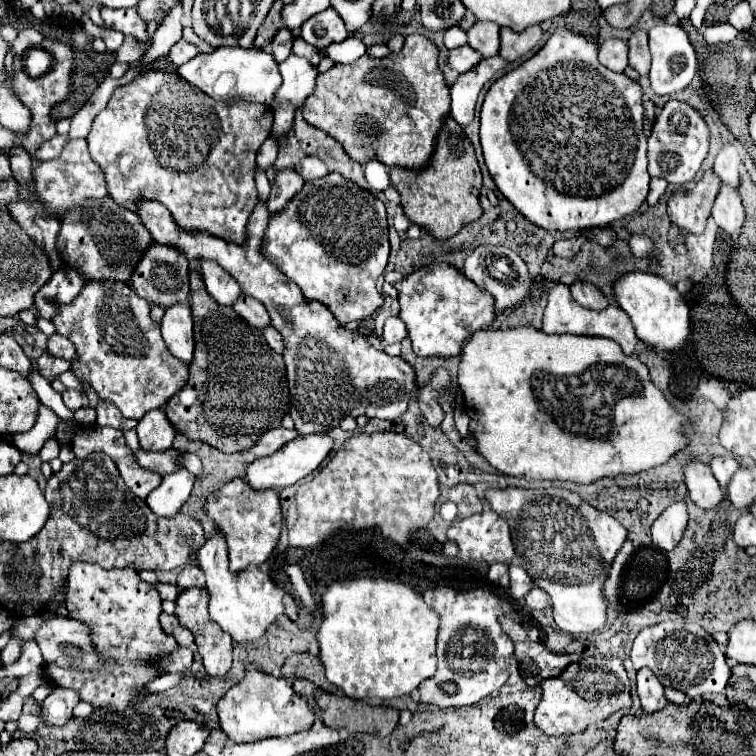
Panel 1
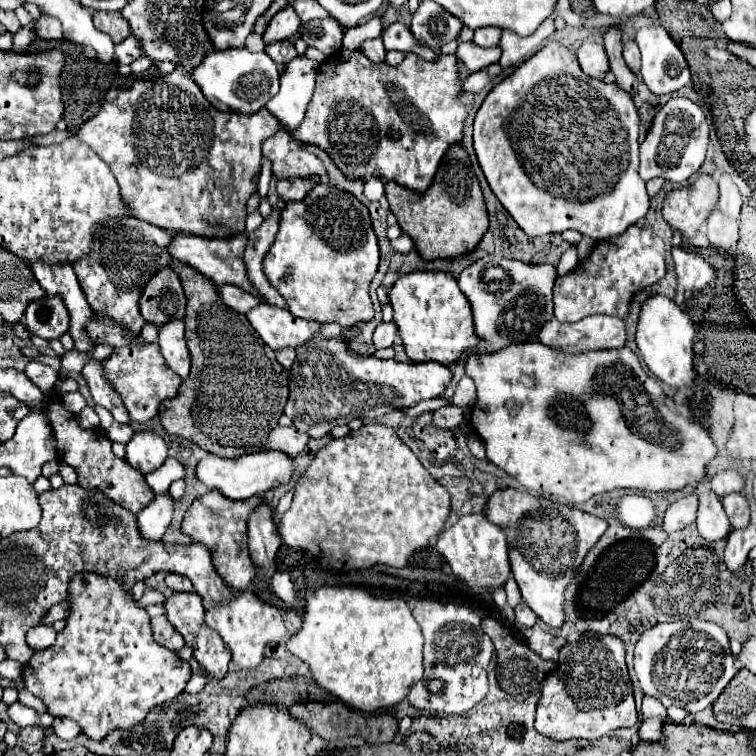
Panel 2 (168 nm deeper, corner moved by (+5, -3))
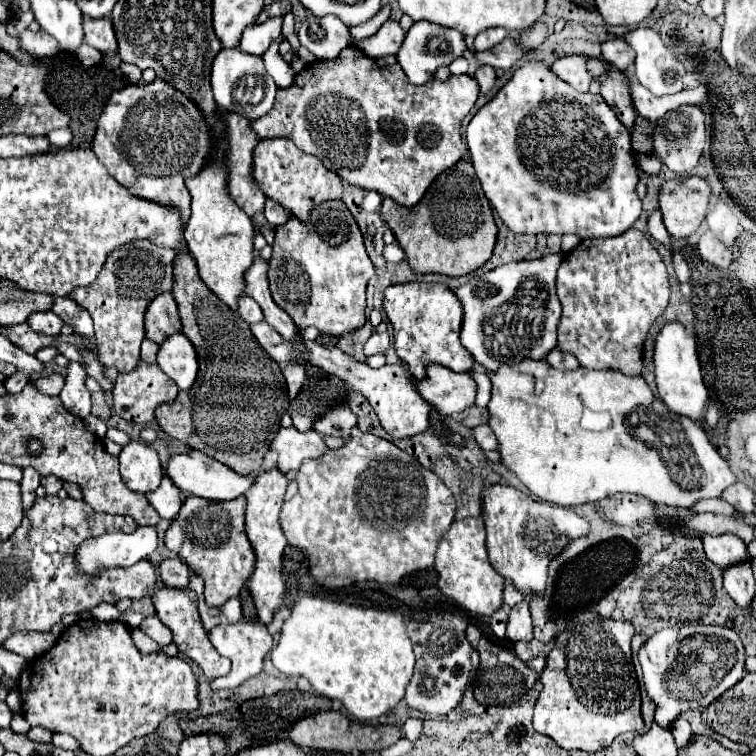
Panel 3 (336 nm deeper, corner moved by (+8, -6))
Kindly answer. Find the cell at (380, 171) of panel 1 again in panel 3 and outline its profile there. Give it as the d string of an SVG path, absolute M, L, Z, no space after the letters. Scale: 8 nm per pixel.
M366 191L364 197L364 209L366 211L380 211L380 203L382 203L382 195L376 191Z

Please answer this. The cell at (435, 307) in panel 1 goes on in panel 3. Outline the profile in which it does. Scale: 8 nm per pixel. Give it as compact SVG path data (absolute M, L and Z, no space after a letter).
M416 281L390 285L384 293L382 307L394 329L394 349L416 379L424 377L426 365L430 363L440 363L456 373L472 371L472 355L464 351L458 337L462 325L462 305L446 285Z

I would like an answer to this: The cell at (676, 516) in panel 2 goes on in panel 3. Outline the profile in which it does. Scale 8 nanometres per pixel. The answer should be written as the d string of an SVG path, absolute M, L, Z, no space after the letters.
M708 499L708 501L700 501L694 507L690 507L690 511L694 513L722 513L722 515L736 515L736 509L732 505L728 505L728 501L724 499Z

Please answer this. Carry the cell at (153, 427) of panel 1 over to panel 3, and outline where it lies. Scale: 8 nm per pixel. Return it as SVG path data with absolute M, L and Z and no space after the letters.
M142 441L126 443L120 453L120 475L130 491L144 495L154 491L162 481L158 453Z

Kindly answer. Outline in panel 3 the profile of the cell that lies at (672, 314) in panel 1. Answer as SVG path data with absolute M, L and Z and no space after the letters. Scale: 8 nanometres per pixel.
M676 321L666 323L662 331L658 333L656 347L654 347L654 365L656 365L658 393L660 393L660 399L666 403L666 407L676 415L702 423L706 407L708 407L708 389L702 381L696 341L692 335L686 333L686 329L680 323Z

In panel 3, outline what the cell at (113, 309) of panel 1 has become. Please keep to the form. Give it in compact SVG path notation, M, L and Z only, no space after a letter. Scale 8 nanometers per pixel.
M140 361L140 365L134 371L118 375L116 385L114 385L114 413L130 423L144 425L154 419L154 409L158 405L172 403L176 399L176 395L178 395L178 385L172 379L168 379L156 363L146 365Z

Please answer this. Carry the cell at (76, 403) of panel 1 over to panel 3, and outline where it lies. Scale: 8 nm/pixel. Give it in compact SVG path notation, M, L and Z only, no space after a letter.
M72 361L68 367L66 385L60 393L64 407L82 419L90 415L90 391L86 387L86 379L88 375L84 373L84 367Z

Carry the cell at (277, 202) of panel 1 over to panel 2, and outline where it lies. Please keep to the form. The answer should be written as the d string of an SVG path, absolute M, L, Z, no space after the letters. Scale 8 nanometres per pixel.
M273 208L271 214L263 220L263 224L253 234L249 234L249 242L247 242L247 250L245 250L245 264L247 264L249 280L261 292L261 296L265 298L265 302L271 304L271 306L277 306L277 308L285 308L287 304L283 302L283 298L279 296L279 292L273 290L273 286L269 284L269 280L265 278L263 268L261 268L263 256L267 254L269 246L273 244L275 234L277 234L279 218L281 218L281 210Z

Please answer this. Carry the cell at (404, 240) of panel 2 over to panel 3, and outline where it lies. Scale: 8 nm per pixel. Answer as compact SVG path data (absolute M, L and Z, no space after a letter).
M392 243L392 245L386 245L384 247L384 259L388 263L400 263L404 259L404 251L398 243Z

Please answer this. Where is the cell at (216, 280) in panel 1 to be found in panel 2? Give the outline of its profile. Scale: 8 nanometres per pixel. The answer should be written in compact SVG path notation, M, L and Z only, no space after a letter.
M231 284L221 286L221 288L219 288L219 296L221 296L221 300L223 300L227 306L231 306L233 310L237 310L237 312L241 312L241 314L245 314L247 310L251 310L253 306L259 304L259 300L257 300L253 294L245 292L245 290L237 288L237 286L231 286Z

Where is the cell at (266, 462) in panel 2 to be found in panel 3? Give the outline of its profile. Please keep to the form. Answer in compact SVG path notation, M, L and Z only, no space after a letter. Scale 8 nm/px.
M188 449L180 455L174 455L168 459L166 465L166 477L182 491L182 493L190 493L190 495L198 495L204 499L214 499L214 501L228 501L228 499L236 499L240 495L244 495L248 491L248 487L252 485L252 475L250 477L242 477L236 471L232 471L230 467L226 467L220 461L214 461L212 457L204 455L202 451L194 451Z

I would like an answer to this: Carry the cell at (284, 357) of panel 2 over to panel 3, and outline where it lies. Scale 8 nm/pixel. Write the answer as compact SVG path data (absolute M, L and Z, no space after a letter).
M288 365L284 369L284 377L286 377L286 385L288 385L288 395L290 395L290 399L294 399L306 383L306 371L300 365Z

